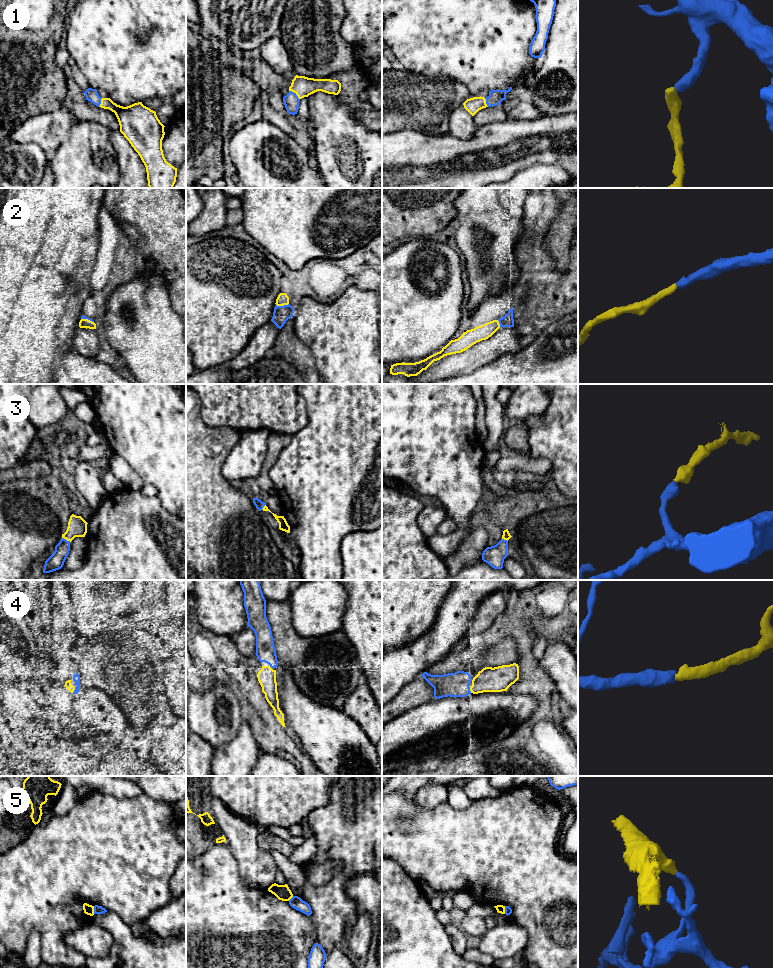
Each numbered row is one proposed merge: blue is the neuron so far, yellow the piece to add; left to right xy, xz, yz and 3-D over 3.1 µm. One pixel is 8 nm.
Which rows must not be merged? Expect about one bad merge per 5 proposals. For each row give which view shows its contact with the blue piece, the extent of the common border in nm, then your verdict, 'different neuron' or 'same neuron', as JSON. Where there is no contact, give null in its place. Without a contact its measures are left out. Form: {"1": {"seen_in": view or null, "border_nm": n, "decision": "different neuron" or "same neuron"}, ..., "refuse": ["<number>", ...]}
{"1": {"seen_in": "xz", "border_nm": 120, "decision": "same neuron"}, "2": {"seen_in": "xz", "border_nm": 110, "decision": "same neuron"}, "3": {"seen_in": "xy", "border_nm": 80, "decision": "same neuron"}, "4": {"seen_in": "xy", "border_nm": 50, "decision": "same neuron"}, "5": {"seen_in": "xy", "border_nm": 60, "decision": "different neuron"}, "refuse": ["5"]}

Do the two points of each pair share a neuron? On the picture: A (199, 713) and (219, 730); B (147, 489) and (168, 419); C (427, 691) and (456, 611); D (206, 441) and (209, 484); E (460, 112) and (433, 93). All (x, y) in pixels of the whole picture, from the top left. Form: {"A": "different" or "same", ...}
{"A": "same", "B": "different", "C": "different", "D": "same", "E": "different"}

